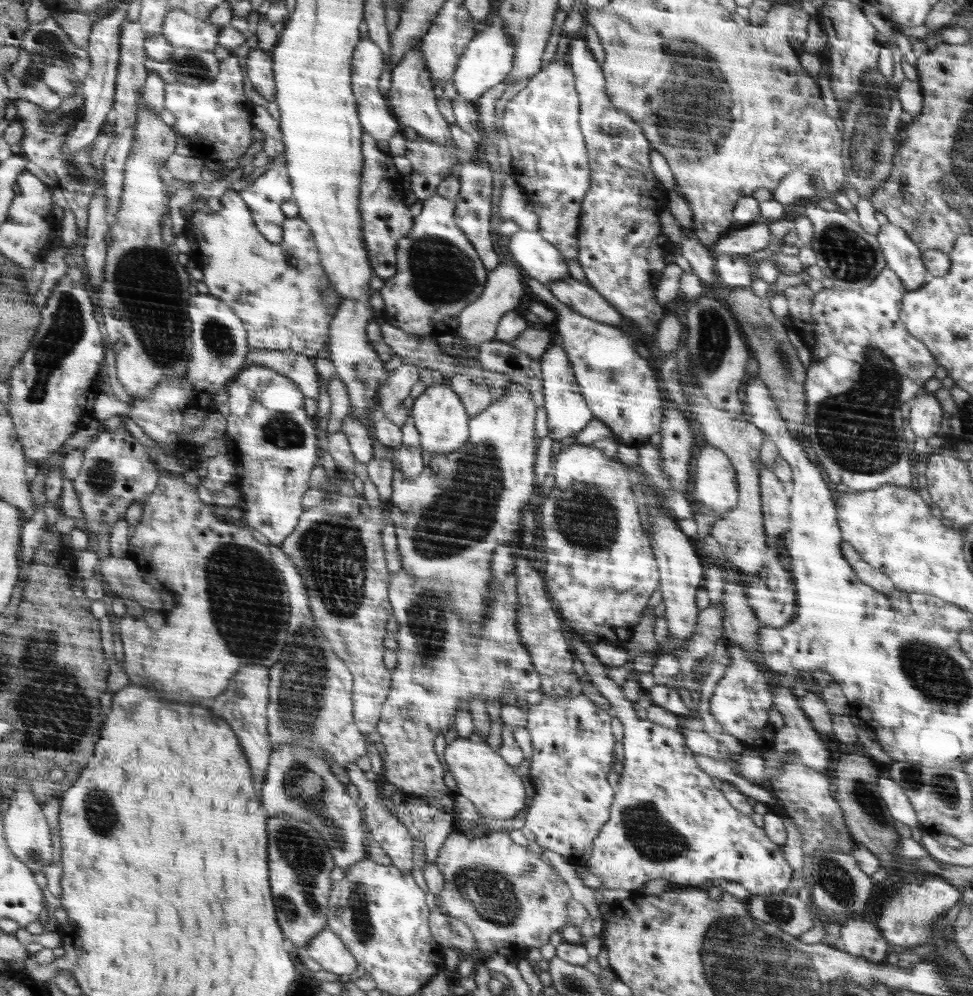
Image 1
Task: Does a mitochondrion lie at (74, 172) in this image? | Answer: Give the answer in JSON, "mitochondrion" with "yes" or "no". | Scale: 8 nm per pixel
{"mitochondrion":"yes"}

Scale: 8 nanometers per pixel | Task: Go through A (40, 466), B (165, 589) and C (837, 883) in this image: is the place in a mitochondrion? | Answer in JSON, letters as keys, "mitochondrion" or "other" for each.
{"A":"other","B":"other","C":"mitochondrion"}

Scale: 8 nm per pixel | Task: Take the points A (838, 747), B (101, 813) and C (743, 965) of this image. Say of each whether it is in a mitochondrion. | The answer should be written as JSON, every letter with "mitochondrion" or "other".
{"A":"other","B":"mitochondrion","C":"mitochondrion"}

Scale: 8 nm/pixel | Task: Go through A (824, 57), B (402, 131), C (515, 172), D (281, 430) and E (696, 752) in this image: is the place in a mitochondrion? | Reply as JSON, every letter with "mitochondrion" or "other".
{"A":"other","B":"other","C":"other","D":"mitochondrion","E":"other"}

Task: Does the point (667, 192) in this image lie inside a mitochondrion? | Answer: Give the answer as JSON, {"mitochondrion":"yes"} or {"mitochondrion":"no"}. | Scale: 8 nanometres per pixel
{"mitochondrion":"no"}

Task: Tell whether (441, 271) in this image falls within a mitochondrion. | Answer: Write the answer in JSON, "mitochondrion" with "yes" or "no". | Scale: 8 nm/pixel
{"mitochondrion":"yes"}

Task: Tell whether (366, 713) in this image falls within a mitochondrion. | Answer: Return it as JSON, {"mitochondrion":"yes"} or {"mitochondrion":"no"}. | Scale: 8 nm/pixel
{"mitochondrion":"no"}

